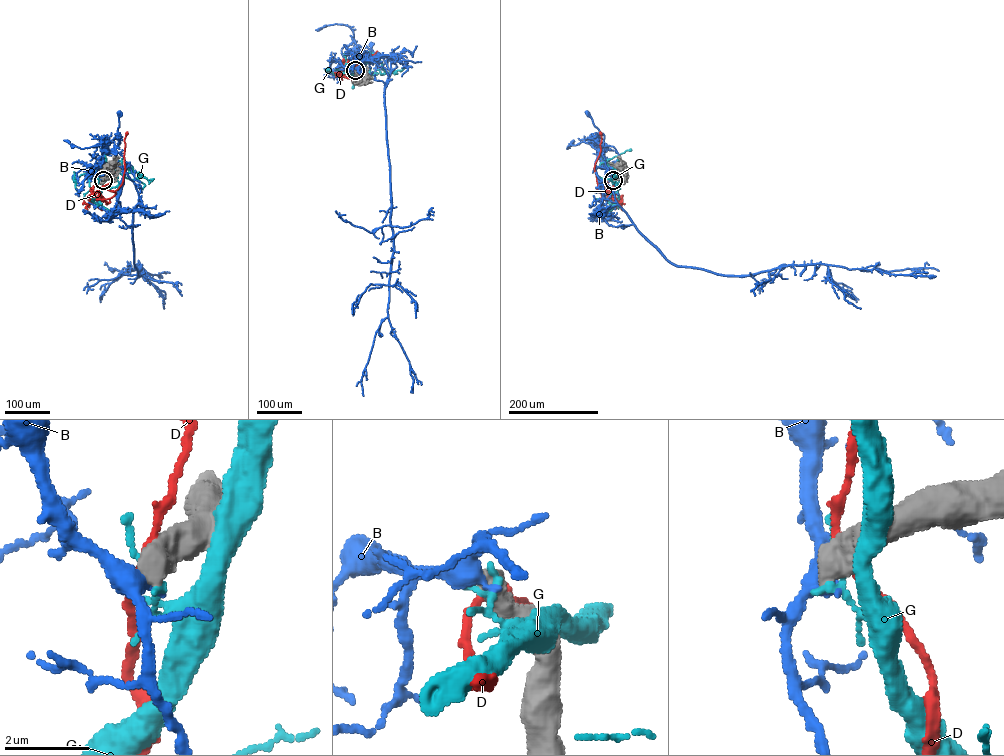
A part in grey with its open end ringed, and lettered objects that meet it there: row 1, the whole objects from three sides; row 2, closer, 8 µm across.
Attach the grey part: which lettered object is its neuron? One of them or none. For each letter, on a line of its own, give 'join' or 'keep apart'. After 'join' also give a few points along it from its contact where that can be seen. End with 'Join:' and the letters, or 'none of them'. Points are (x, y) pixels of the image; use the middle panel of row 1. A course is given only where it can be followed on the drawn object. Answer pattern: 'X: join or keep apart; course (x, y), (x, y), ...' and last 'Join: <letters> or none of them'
B: keep apart
D: keep apart
G: keep apart
Join: none of them

